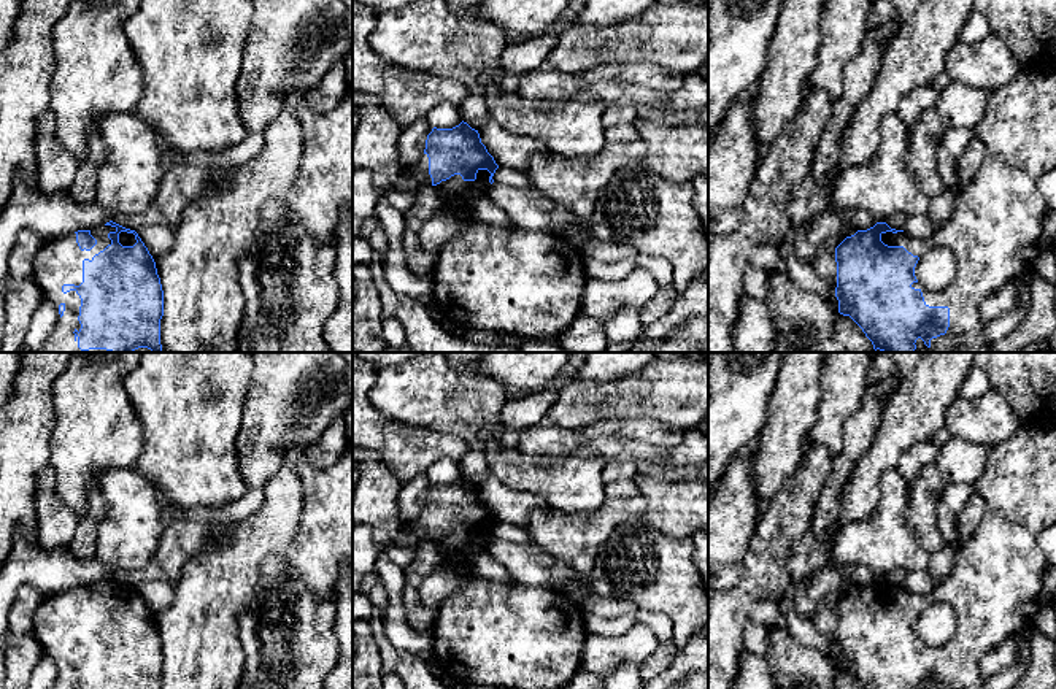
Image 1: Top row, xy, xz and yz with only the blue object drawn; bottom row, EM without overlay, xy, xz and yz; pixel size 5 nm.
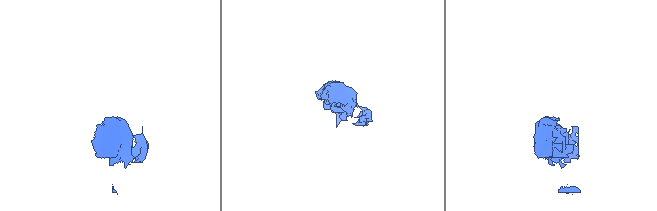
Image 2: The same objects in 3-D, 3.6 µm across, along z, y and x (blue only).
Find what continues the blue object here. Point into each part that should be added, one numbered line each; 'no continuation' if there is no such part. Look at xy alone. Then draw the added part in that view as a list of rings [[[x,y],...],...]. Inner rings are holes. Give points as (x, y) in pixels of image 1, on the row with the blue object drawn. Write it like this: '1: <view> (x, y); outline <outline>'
1: xy (59, 261); outline [[[102,225],[91,230],[97,244],[91,251],[81,251],[76,243],[76,233],[70,233],[56,240],[44,240],[41,249],[33,260],[33,279],[57,311],[57,324],[46,343],[40,349],[29,349],[22,346],[17,352],[113,352],[106,349],[81,351],[78,348],[78,337],[81,324],[78,321],[81,298],[76,291],[62,292],[64,284],[79,286],[83,283],[83,260],[98,254],[111,240],[110,232],[116,227]]]

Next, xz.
1: xz (524, 283); outline [[[478,170],[475,181],[454,175],[434,186],[443,206],[467,216],[454,238],[437,251],[432,297],[440,319],[472,330],[522,340],[557,340],[581,313],[588,283],[583,254],[551,230],[494,227],[470,216],[472,203],[489,189],[491,173]]]

